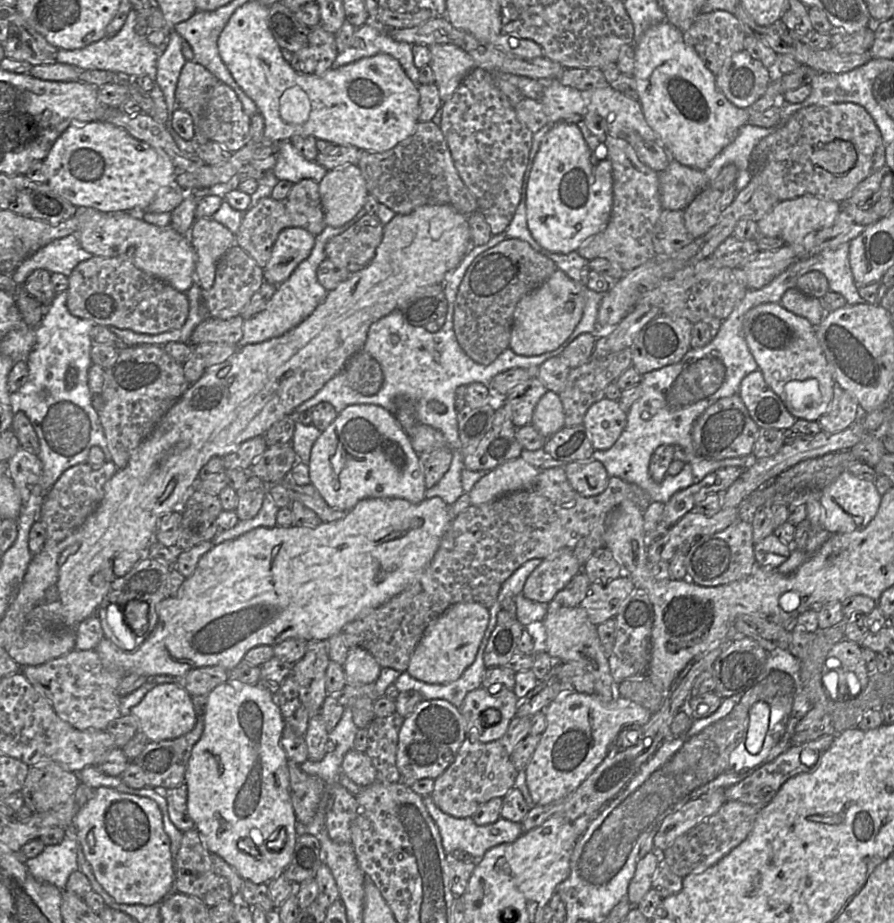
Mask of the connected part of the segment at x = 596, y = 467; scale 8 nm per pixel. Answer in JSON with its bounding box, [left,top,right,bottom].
[564,458,609,497]

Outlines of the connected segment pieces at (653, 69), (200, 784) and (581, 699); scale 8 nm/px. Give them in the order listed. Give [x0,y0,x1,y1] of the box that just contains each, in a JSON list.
[[633,21,783,169],[184,683,297,884],[526,691,652,806]]

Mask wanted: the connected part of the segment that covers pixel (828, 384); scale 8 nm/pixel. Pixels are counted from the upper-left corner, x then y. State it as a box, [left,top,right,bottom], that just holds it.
[743,303,836,421]

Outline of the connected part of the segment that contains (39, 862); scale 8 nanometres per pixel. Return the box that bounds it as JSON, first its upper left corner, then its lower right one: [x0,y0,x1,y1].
[25,828,79,889]

